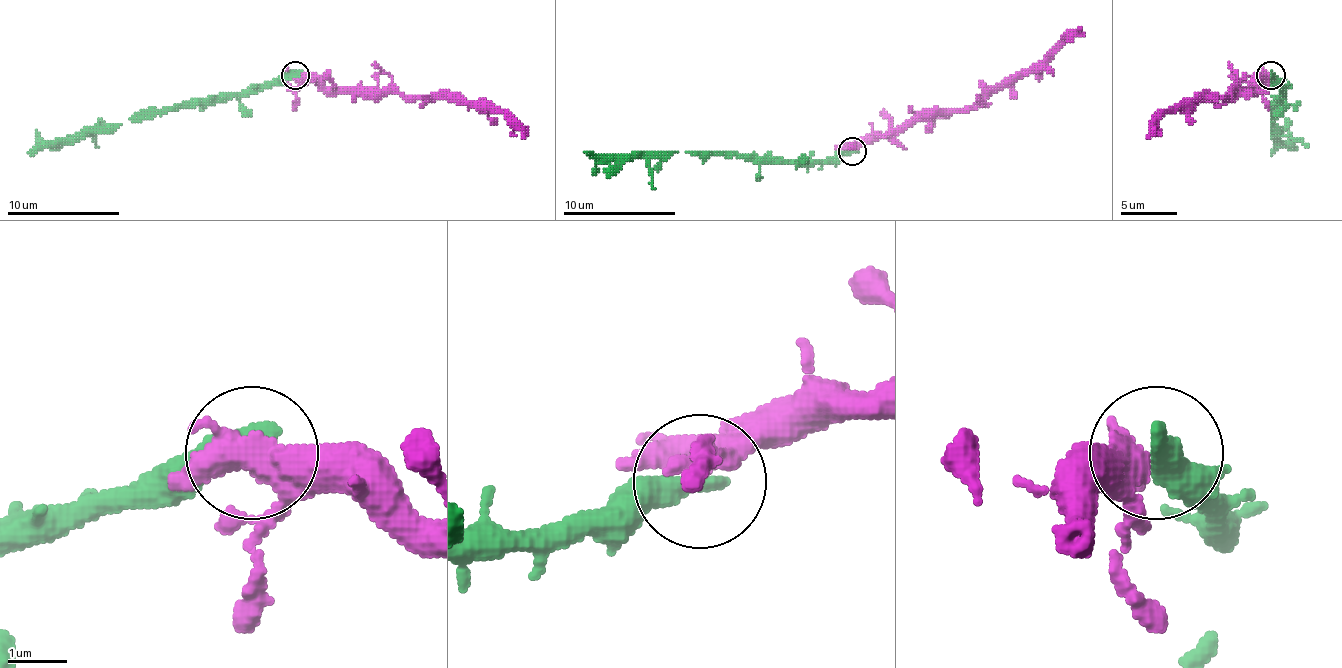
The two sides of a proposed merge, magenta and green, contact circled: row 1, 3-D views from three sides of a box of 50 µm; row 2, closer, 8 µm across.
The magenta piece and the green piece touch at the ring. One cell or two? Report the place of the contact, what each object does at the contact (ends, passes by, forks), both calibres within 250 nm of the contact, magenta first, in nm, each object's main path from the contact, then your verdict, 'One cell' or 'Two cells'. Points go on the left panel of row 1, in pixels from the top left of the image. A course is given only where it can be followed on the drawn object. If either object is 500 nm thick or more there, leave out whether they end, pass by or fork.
Place: (295, 75). Thickness 400 nm (magenta) against 500 nm. Course of magenta: (296, 76), (341, 90), (454, 96), (496, 107), (525, 138). Course of green: (296, 76), (282, 76), (256, 87), (140, 110), (121, 124), (87, 127), (64, 138), (39, 144), (36, 130). One cell

